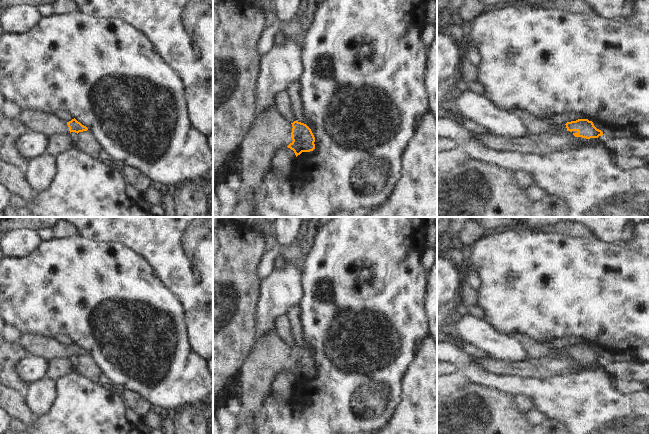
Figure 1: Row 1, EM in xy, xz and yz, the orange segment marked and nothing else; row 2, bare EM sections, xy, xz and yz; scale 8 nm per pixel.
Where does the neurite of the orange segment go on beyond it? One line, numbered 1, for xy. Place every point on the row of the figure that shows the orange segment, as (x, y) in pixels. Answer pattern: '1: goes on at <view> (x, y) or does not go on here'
1: goes on at xy (49, 124)

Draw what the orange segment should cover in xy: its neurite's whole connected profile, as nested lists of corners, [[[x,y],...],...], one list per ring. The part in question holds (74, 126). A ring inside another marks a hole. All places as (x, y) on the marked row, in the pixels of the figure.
[[[36,110],[22,111],[20,118],[27,125],[30,132],[42,133],[49,137],[66,135],[71,132],[78,134],[88,130],[75,118],[66,123],[54,114]]]

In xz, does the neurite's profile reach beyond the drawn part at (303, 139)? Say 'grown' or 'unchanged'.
grown

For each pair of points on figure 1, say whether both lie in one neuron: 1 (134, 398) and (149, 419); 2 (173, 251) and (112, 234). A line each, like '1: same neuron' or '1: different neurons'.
1: same neuron
2: same neuron

